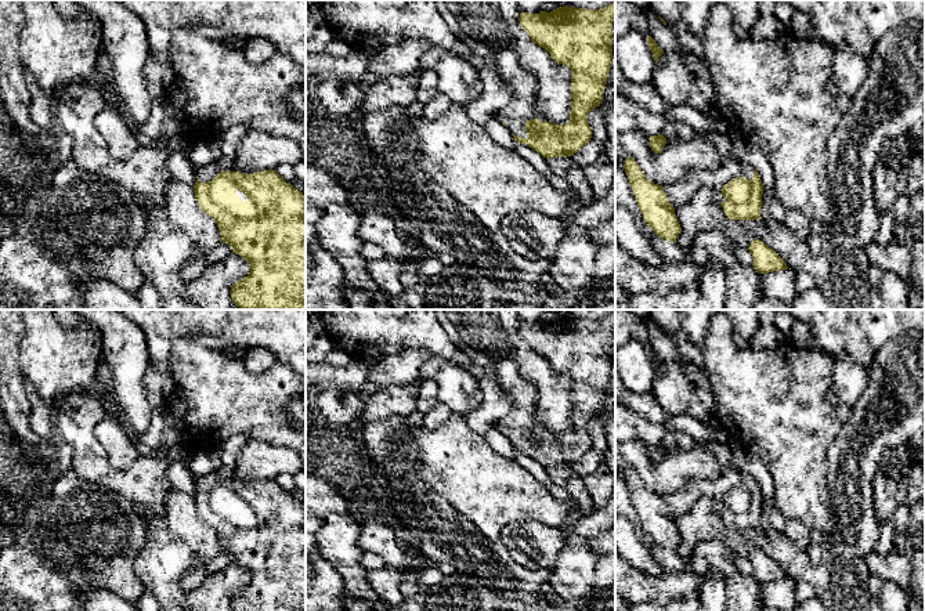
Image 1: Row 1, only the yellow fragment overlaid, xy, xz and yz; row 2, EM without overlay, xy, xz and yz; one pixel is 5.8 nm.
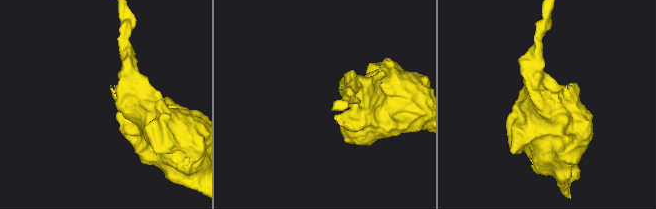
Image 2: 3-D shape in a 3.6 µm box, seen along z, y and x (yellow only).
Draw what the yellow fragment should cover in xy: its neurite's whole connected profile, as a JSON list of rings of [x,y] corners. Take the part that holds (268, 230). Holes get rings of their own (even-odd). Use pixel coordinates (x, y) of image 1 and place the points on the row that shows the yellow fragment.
[[[218,163],[195,167],[199,207],[217,223],[221,242],[249,263],[250,272],[231,286],[231,299],[242,310],[306,310],[306,198],[277,170],[253,174],[227,171]]]

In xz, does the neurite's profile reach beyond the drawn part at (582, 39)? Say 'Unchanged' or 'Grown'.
Grown

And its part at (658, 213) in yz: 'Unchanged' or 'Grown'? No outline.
Grown

